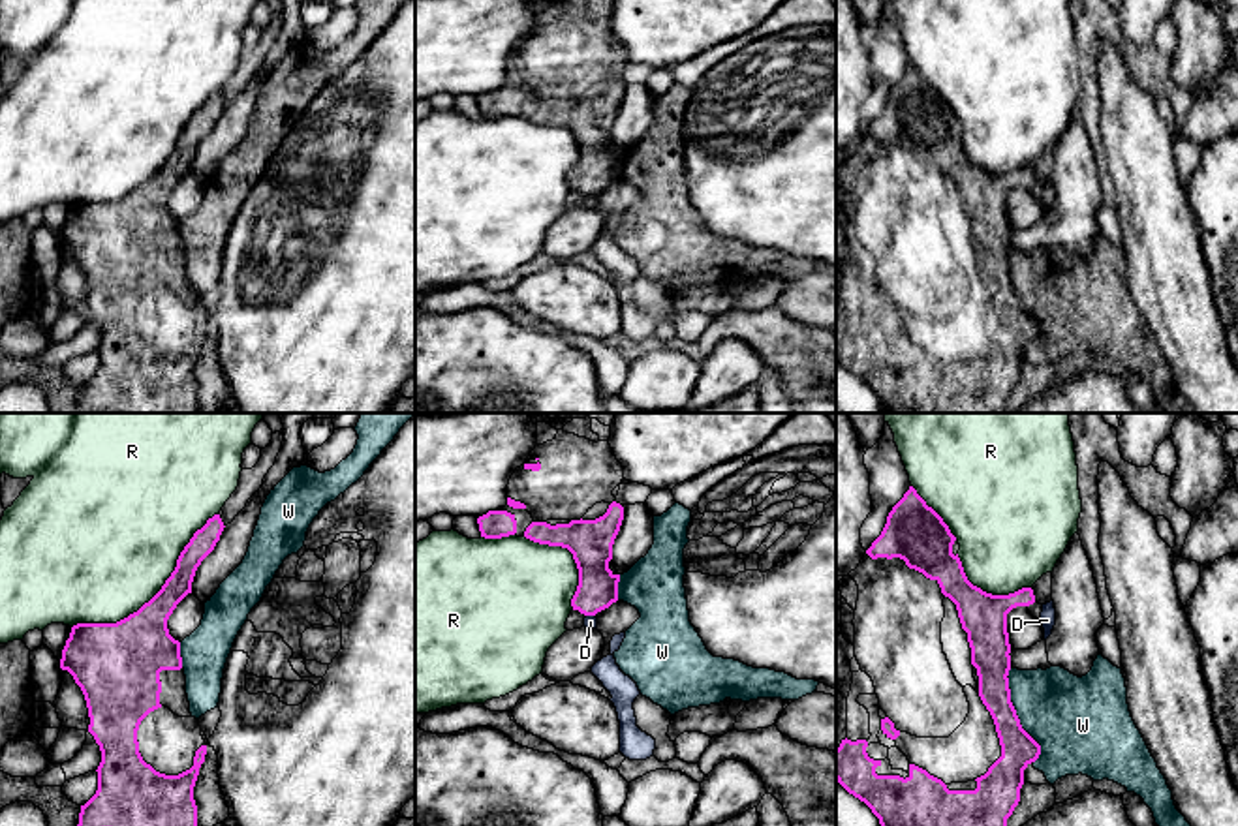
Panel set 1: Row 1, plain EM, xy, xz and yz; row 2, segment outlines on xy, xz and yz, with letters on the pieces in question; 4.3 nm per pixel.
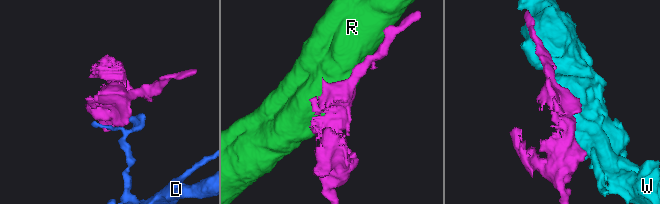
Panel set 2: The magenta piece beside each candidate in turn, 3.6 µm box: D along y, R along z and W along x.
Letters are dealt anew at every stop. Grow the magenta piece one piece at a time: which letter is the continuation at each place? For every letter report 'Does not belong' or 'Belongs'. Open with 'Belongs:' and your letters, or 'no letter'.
Belongs: no letter
D: Does not belong
R: Does not belong
W: Does not belong

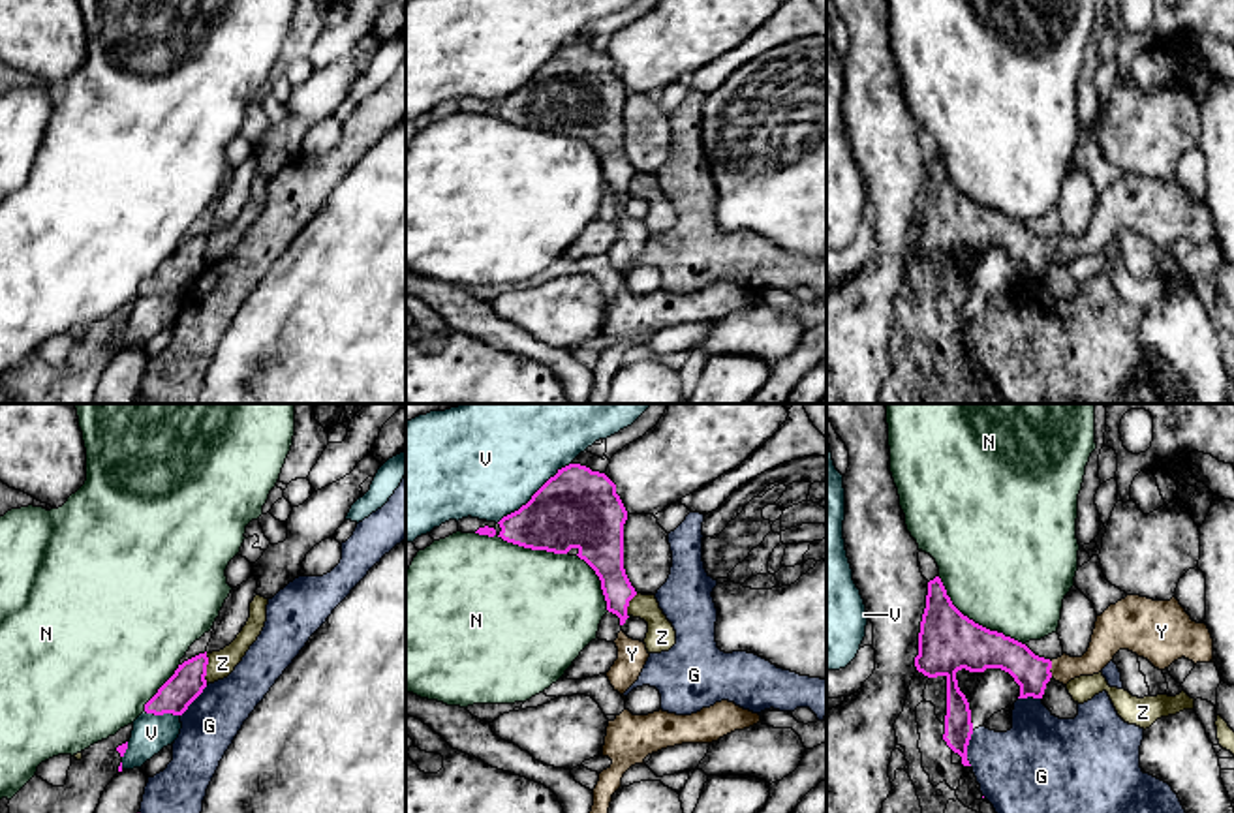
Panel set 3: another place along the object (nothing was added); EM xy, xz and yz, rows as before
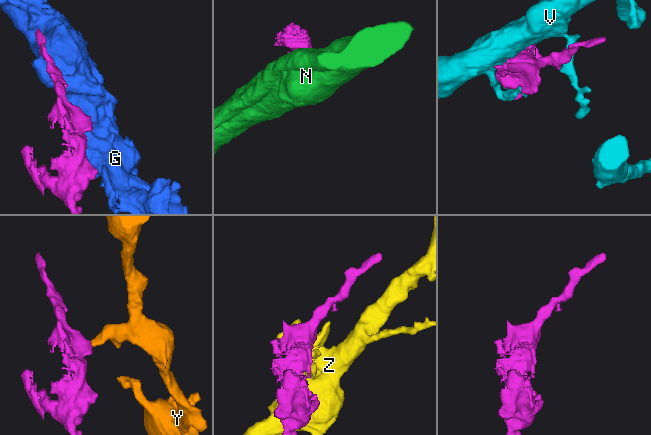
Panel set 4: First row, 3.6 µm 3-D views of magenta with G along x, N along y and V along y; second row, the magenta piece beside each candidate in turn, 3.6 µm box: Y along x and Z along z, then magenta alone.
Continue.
Belongs: Y
G: Does not belong
N: Does not belong
V: Does not belong
Y: Belongs
Z: Does not belong

